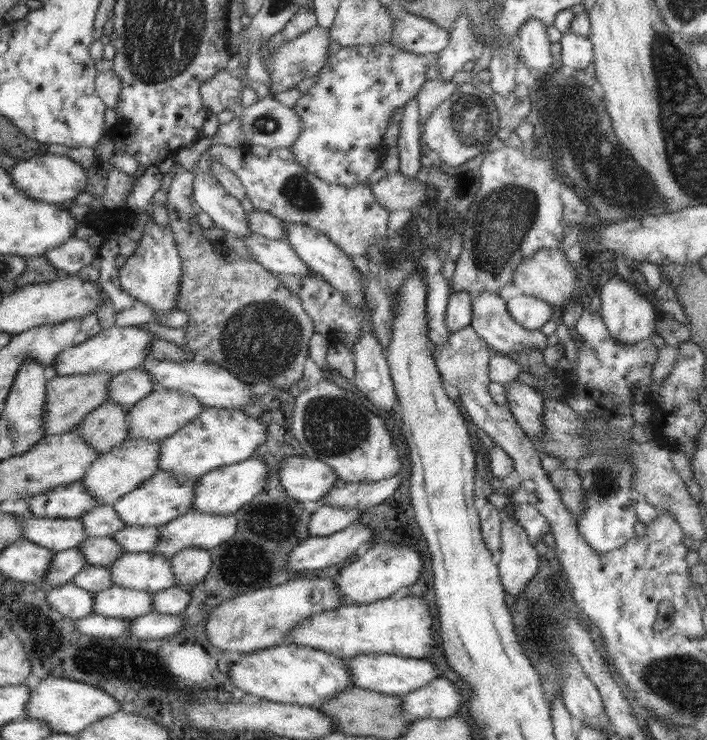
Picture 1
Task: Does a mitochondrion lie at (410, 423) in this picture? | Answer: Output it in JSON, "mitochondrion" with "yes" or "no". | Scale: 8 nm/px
{"mitochondrion":"no"}

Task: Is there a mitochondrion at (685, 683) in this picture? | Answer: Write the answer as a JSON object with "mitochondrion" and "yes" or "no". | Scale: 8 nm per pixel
{"mitochondrion":"yes"}

